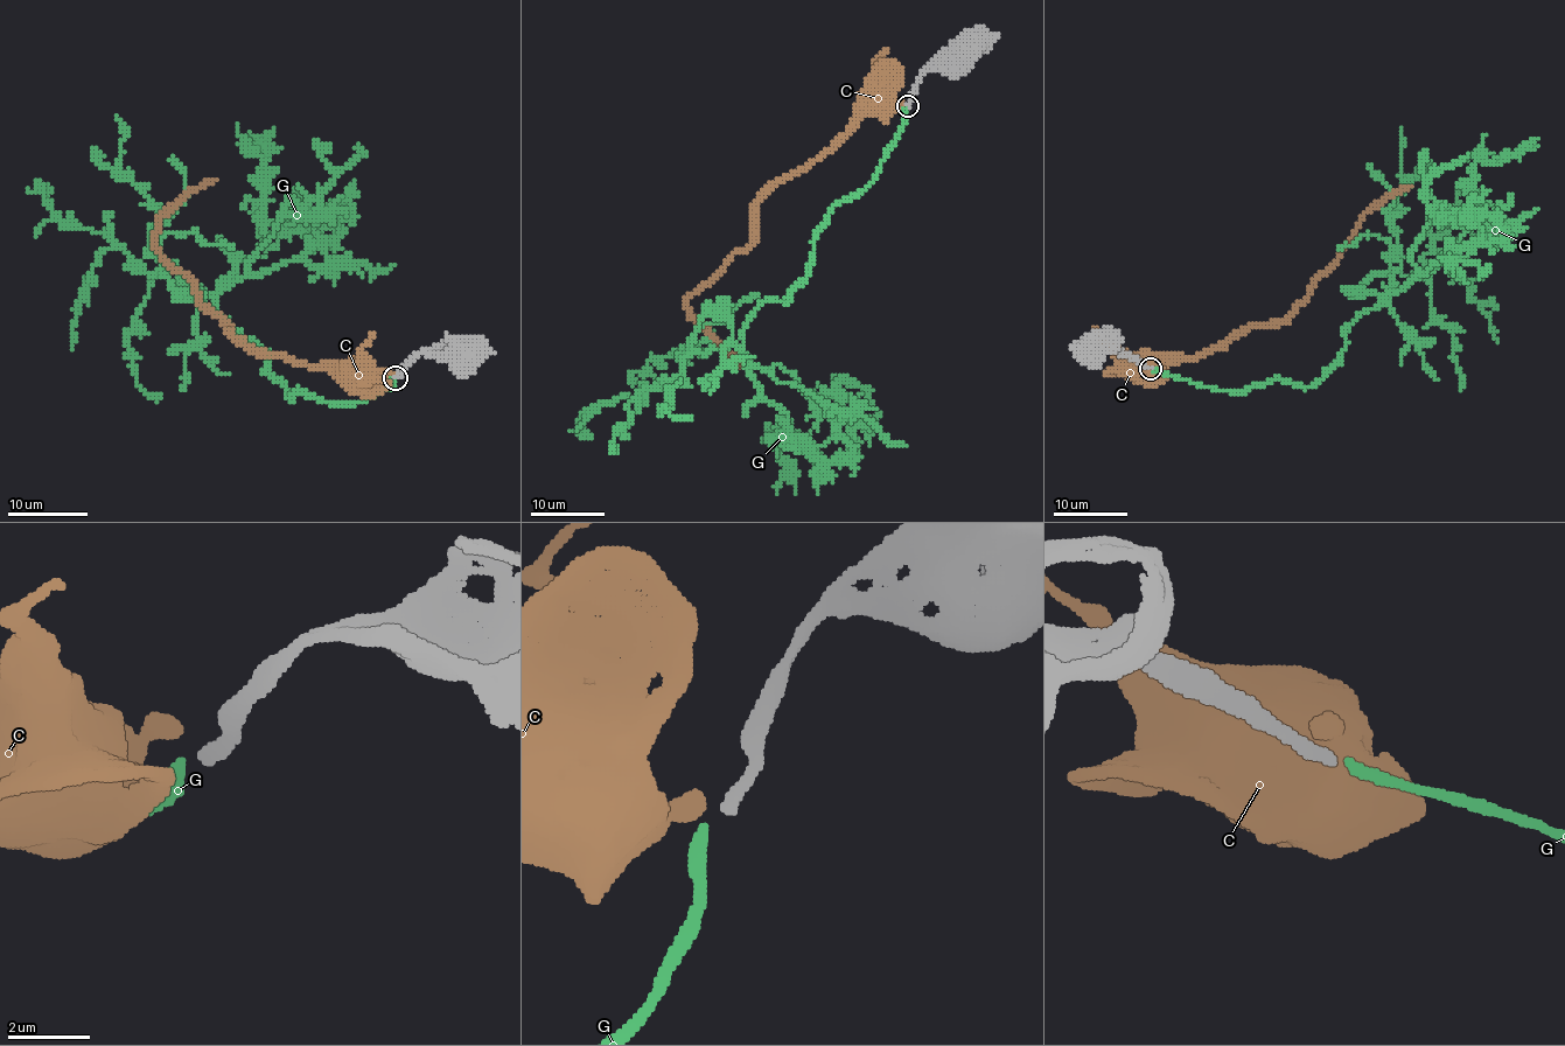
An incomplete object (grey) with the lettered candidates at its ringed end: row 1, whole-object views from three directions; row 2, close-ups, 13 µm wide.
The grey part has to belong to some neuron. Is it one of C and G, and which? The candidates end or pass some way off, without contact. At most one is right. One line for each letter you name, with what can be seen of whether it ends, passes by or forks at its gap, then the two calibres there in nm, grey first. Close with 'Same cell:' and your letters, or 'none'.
G: it ends there; 280 nm thick on the grey side, 260 nm on the other
Same cell: G

